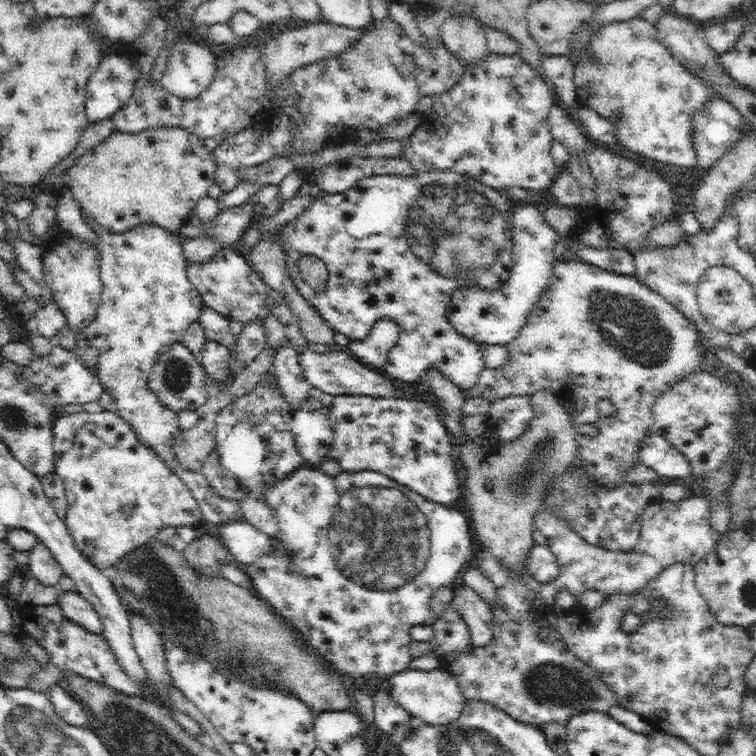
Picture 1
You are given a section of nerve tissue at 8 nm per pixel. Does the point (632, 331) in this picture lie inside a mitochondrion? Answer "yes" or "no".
yes

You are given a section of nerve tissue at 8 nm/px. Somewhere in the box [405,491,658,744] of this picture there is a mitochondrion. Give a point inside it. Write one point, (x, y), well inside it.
(546, 683)

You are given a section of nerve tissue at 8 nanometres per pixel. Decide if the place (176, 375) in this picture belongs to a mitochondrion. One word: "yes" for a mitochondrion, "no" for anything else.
yes

